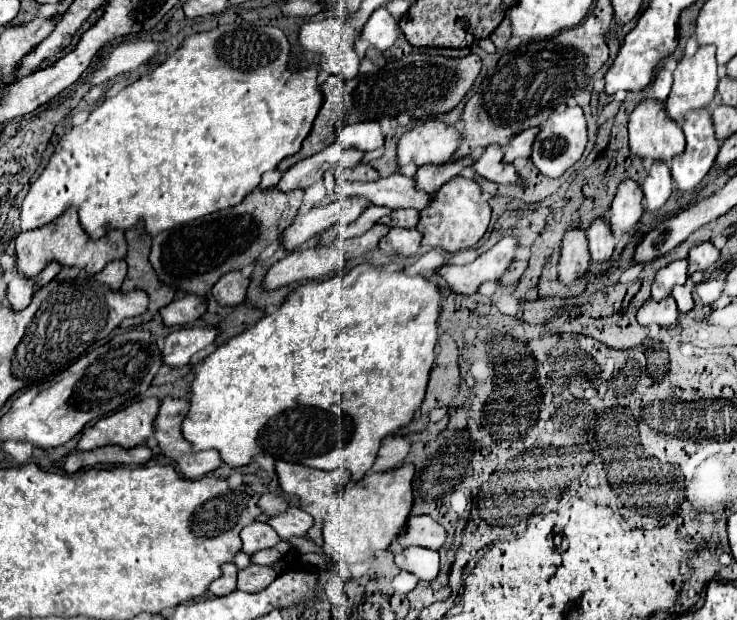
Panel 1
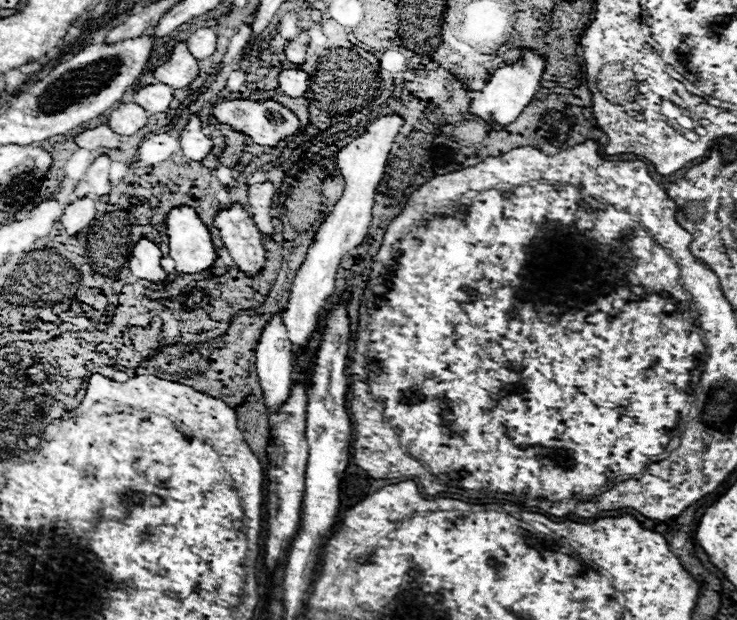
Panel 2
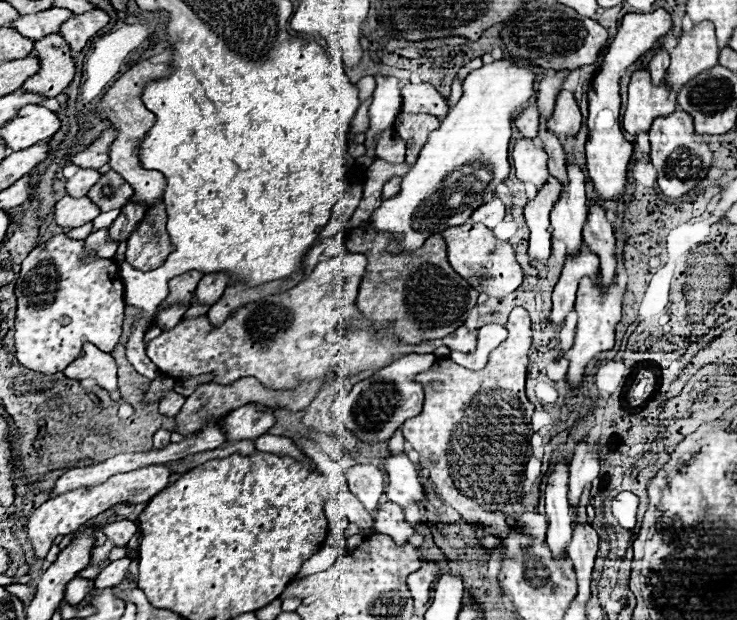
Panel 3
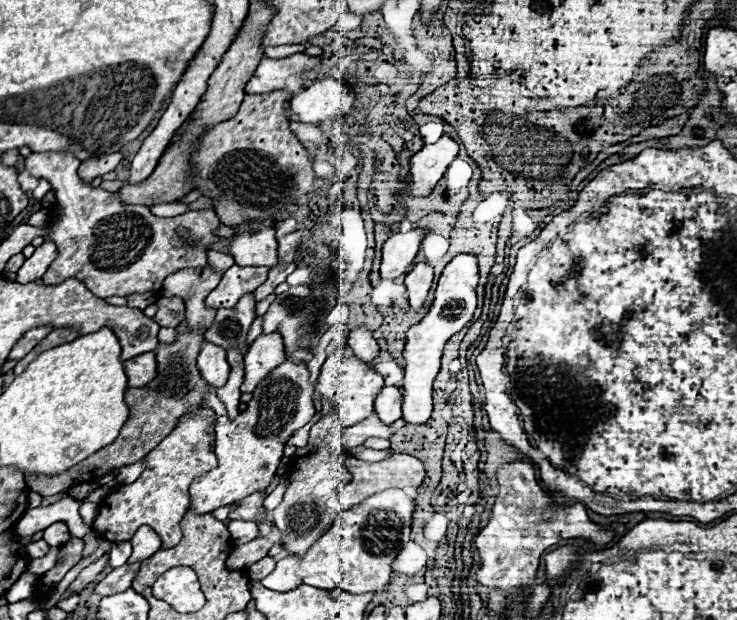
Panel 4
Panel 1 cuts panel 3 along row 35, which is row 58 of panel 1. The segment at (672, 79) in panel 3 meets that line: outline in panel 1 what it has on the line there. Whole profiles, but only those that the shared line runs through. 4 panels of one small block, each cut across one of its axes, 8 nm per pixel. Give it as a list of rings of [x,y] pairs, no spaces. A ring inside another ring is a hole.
[[[700,46],[694,56],[684,56],[676,70],[674,70],[674,84],[670,90],[670,96],[666,100],[666,112],[668,116],[682,126],[682,120],[686,112],[710,108],[714,94],[718,86],[718,74],[716,74],[716,58],[714,58],[714,46]]]

